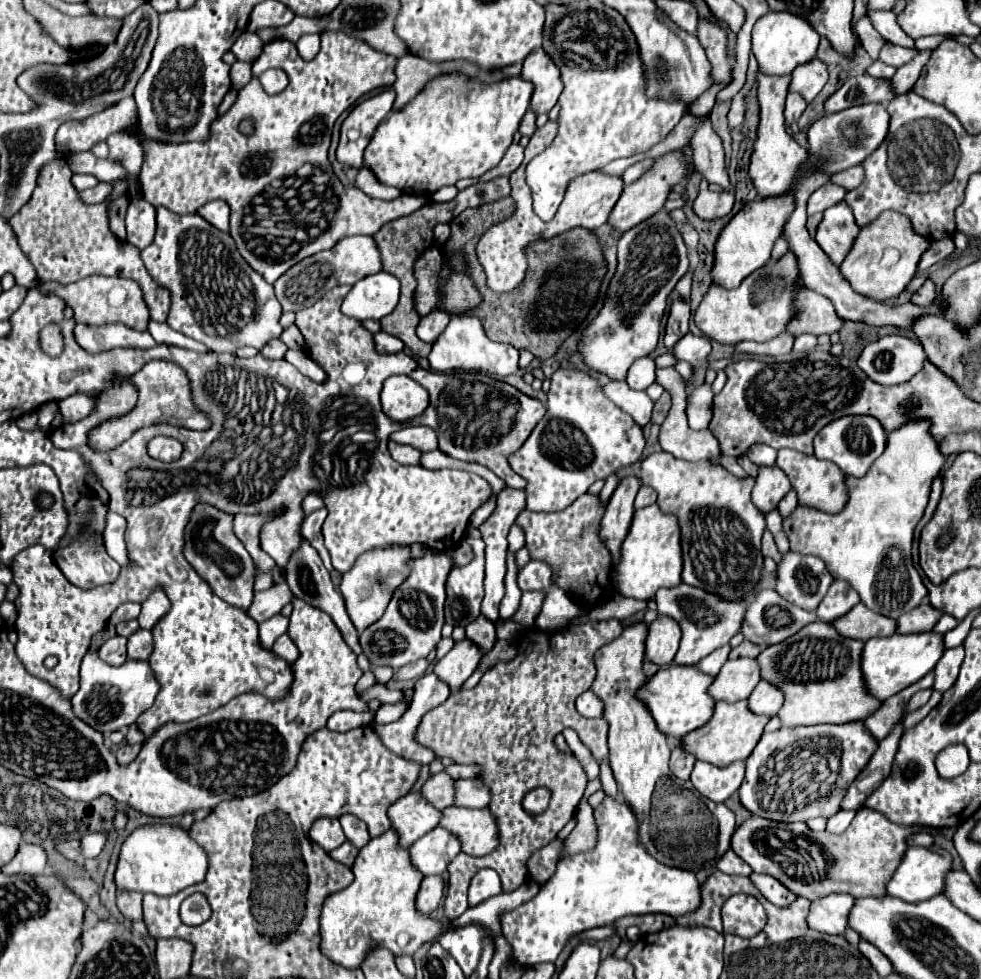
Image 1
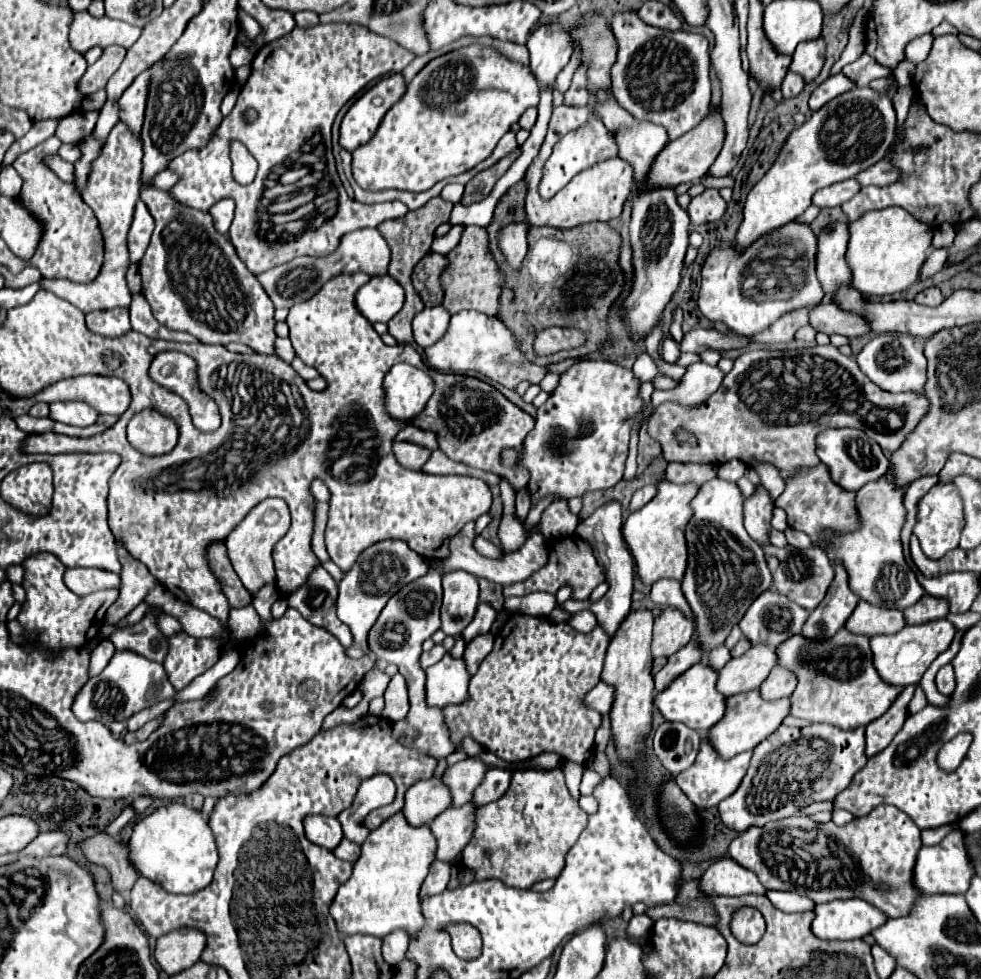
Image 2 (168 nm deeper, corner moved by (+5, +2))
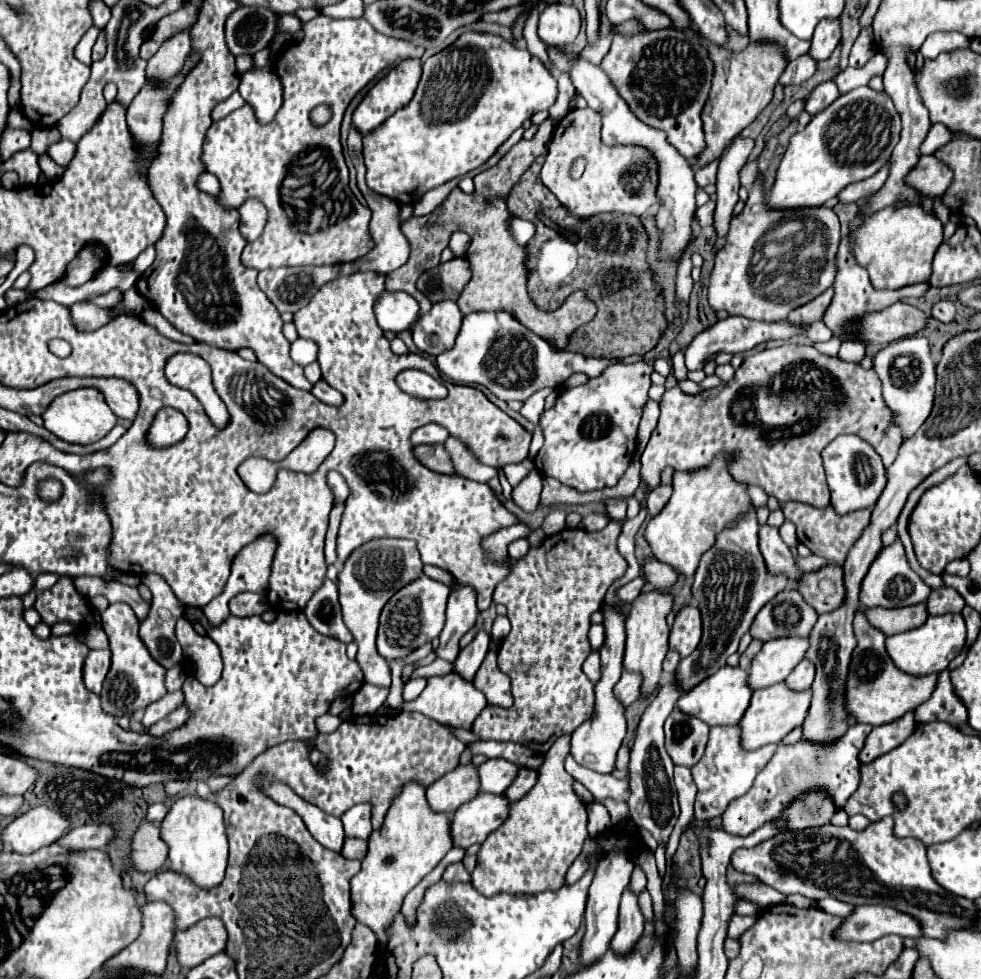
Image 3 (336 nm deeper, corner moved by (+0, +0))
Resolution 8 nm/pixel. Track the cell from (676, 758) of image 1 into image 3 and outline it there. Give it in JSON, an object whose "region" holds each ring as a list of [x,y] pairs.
{"region":[[[671,711],[665,721],[665,749],[675,765],[693,767],[705,751],[709,727],[691,715]]]}

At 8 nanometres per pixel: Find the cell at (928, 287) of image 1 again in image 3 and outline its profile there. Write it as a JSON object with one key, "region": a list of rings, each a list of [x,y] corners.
{"region":[[[941,299],[933,305],[931,315],[939,319],[941,323],[953,323],[955,321],[955,305],[949,299]]]}

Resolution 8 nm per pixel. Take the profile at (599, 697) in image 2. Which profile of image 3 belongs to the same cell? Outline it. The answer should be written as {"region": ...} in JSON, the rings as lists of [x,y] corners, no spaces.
{"region":[[[623,671],[619,683],[615,685],[615,697],[623,701],[625,707],[629,707],[639,697],[639,687],[641,687],[641,675]]]}

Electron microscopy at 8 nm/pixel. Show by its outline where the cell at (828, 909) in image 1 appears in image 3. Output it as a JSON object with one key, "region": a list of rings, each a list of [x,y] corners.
{"region":[[[859,905],[843,919],[839,931],[835,931],[835,939],[843,939],[843,943],[863,943],[881,939],[889,933],[917,939],[921,927],[911,915],[895,911],[893,907]]]}

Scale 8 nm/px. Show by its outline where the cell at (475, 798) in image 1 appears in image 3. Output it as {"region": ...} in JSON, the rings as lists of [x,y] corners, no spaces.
{"region":[[[519,769],[519,775],[513,779],[511,787],[503,795],[507,795],[507,799],[511,799],[511,801],[517,801],[533,787],[535,779],[537,779],[537,771],[533,771],[533,769]]]}

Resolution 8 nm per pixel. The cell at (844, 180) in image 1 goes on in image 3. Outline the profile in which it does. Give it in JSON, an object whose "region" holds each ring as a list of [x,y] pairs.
{"region":[[[921,155],[919,163],[915,165],[915,171],[911,171],[911,175],[907,175],[907,183],[911,183],[911,187],[915,187],[915,191],[919,191],[923,195],[923,207],[927,213],[933,213],[929,195],[941,195],[949,187],[947,179],[951,183],[951,179],[953,179],[951,169],[945,163],[941,163],[939,159],[927,157],[927,155]]]}

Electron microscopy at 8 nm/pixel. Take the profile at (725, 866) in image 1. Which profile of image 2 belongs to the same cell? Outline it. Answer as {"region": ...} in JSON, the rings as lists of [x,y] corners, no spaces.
{"region":[[[734,859],[714,861],[698,879],[698,889],[710,897],[742,897],[742,895],[766,895],[766,887],[760,879],[740,867]]]}

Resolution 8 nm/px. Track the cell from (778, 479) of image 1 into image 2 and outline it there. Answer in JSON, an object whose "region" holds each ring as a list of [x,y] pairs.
{"region":[[[758,487],[758,491],[746,499],[746,509],[744,509],[744,527],[748,531],[748,535],[760,543],[766,545],[768,541],[768,533],[770,533],[770,519],[772,519],[772,509],[774,503],[768,497],[768,491],[764,487]]]}

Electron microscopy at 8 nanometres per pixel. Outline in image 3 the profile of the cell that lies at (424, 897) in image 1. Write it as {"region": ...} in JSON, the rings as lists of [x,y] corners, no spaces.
{"region":[[[451,863],[447,865],[443,877],[441,877],[445,883],[457,883],[457,881],[469,881],[471,875],[465,871],[463,863]]]}

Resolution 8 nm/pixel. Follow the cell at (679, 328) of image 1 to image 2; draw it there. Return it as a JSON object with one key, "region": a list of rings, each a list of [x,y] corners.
{"region":[[[666,335],[664,341],[662,341],[662,359],[664,359],[666,363],[676,363],[678,357],[680,357],[678,343],[676,343],[670,335]]]}

